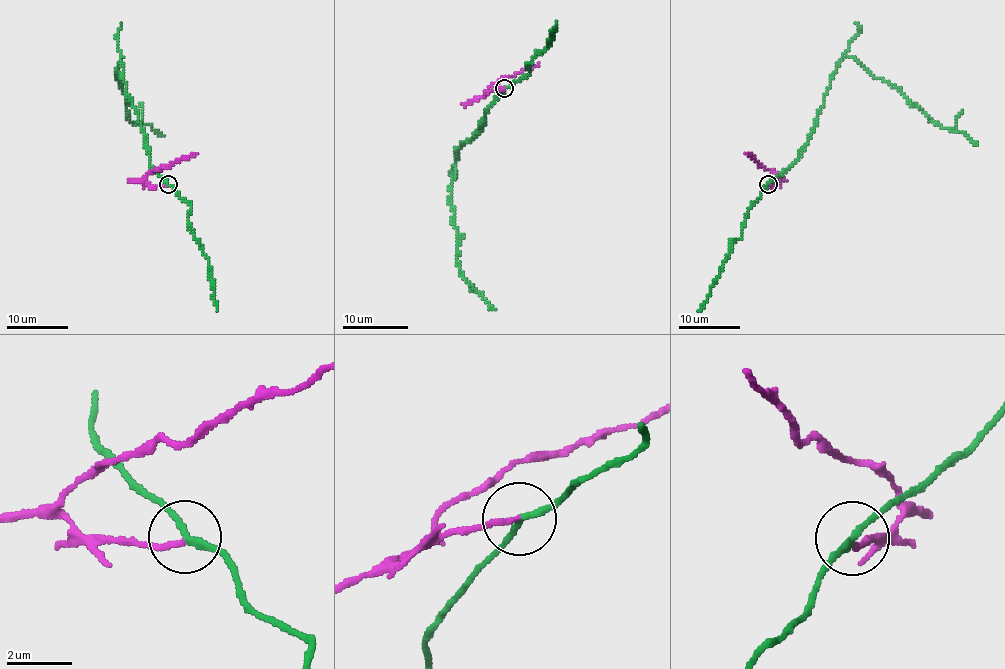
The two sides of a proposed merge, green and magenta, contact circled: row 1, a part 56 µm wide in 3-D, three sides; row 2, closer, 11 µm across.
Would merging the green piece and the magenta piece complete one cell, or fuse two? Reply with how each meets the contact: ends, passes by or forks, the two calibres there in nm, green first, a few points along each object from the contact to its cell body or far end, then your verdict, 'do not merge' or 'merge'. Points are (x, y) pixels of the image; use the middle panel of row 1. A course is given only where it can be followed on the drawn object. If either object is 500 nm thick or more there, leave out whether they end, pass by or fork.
green passes by; magenta ends there; 180 nm thick on the green side, 160 nm on the other; green runs (505, 88), (486, 112), (482, 128), (457, 150), (449, 204), (462, 276), (495, 310); magenta runs (505, 88), (493, 90), (480, 98), (504, 77), (516, 75), (539, 63); do not merge

